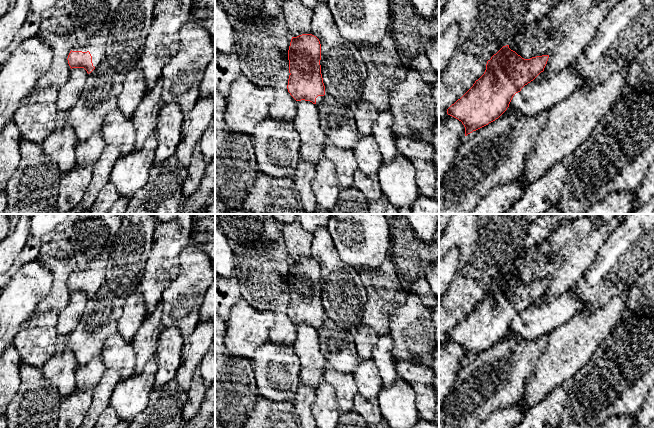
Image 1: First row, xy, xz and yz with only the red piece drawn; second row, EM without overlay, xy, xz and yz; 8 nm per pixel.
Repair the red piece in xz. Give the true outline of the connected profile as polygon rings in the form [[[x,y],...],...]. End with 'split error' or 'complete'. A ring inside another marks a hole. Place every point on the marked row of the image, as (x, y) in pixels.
[[[312,34],[292,37],[289,50],[287,89],[296,101],[310,101],[317,107],[323,101],[325,86],[321,74],[321,44]]] | split error

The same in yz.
[[[509,45],[503,46],[490,60],[487,61],[484,74],[475,81],[473,86],[460,99],[447,109],[447,114],[462,122],[465,127],[465,136],[488,125],[498,119],[507,110],[516,93],[520,92],[525,85],[533,81],[544,71],[548,58],[549,55],[542,55],[524,59],[515,51],[511,50]]] | complete

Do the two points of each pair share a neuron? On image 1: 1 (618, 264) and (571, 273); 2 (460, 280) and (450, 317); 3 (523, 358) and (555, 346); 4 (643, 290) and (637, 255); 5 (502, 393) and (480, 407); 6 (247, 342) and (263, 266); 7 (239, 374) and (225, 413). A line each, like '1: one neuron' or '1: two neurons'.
1: two neurons
2: one neuron
3: two neurons
4: two neurons
5: one neuron
6: two neurons
7: one neuron

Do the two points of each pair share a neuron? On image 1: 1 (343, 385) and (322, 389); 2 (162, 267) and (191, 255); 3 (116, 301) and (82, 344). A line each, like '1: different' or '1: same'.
1: different
2: different
3: same

